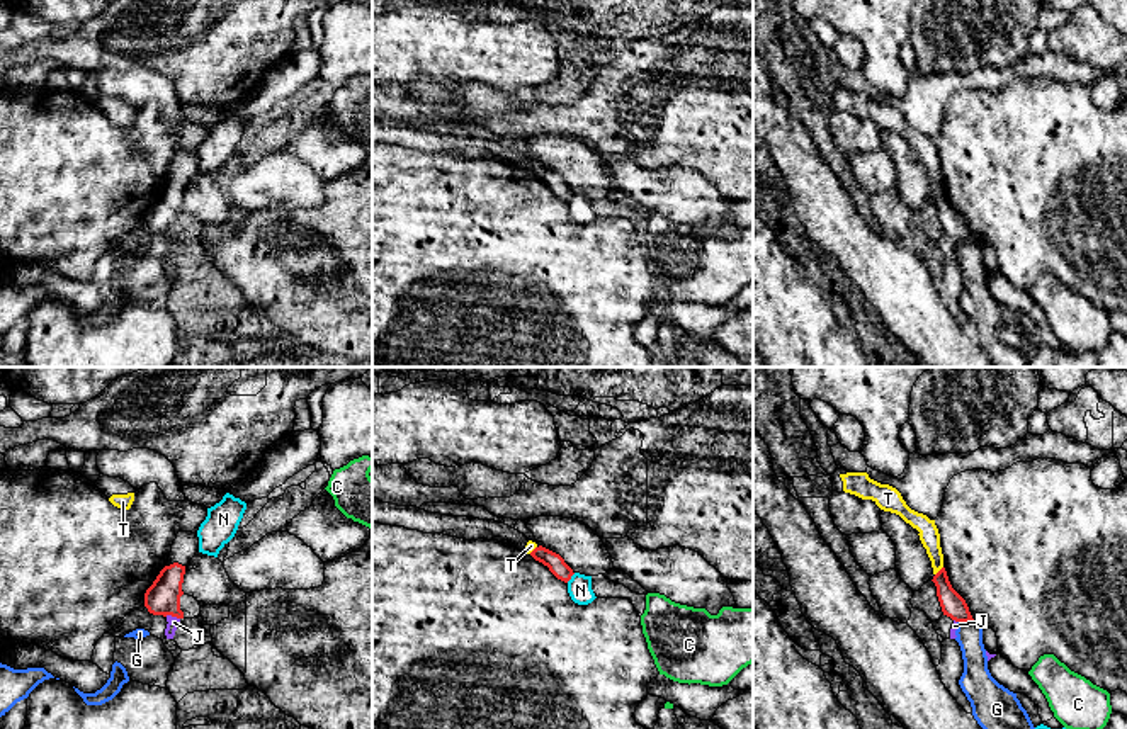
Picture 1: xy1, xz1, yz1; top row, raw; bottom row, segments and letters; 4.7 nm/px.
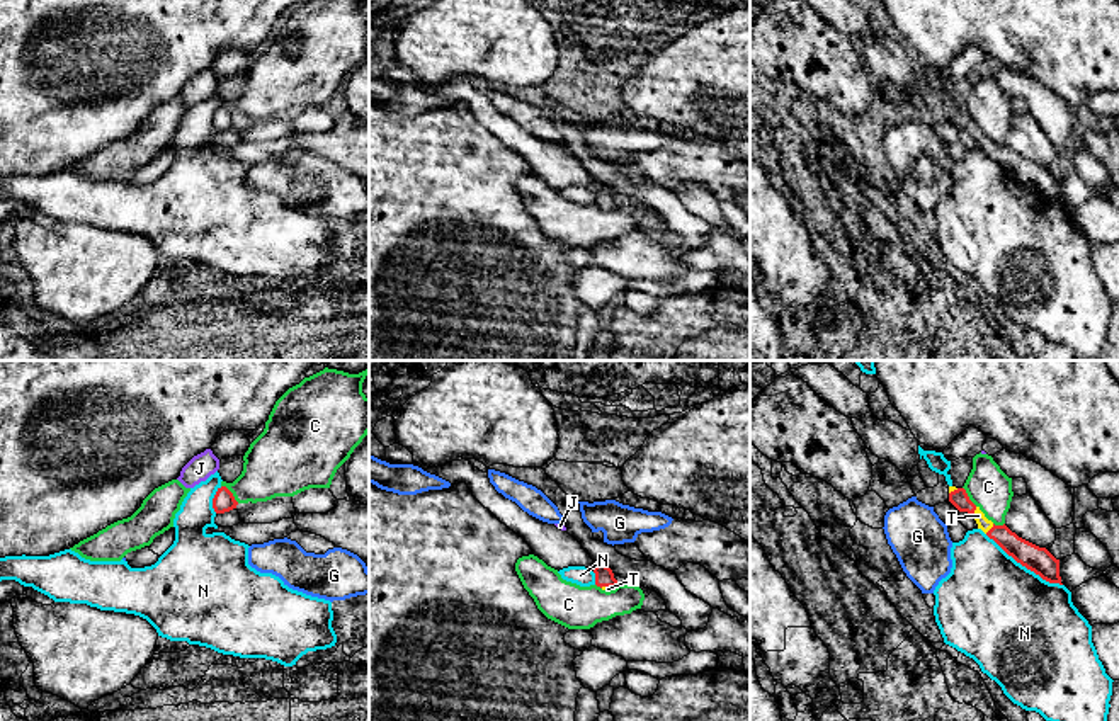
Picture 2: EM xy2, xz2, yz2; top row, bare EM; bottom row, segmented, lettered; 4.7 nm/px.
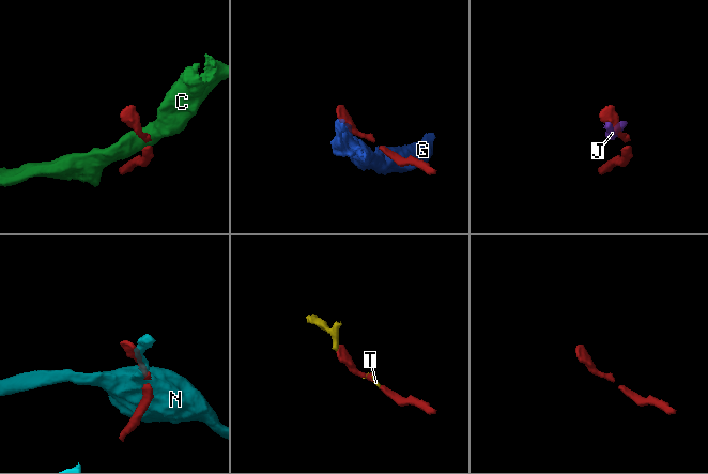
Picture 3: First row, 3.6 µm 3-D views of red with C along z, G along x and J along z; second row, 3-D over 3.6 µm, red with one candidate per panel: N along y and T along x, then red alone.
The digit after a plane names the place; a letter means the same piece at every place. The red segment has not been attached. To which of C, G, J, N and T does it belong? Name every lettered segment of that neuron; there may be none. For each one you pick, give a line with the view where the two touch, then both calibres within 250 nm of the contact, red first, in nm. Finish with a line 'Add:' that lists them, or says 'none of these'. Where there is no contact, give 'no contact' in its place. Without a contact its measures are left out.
Add: none of these

